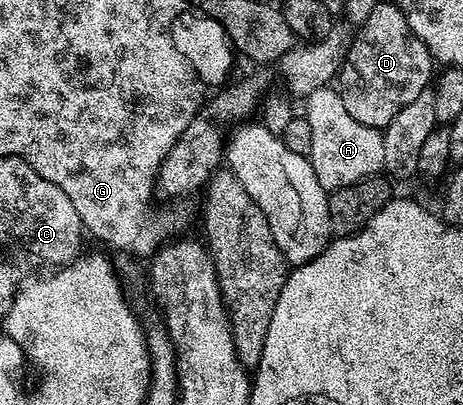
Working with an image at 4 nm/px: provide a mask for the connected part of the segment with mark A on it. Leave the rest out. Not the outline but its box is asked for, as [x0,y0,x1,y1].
[305,87,385,190]

